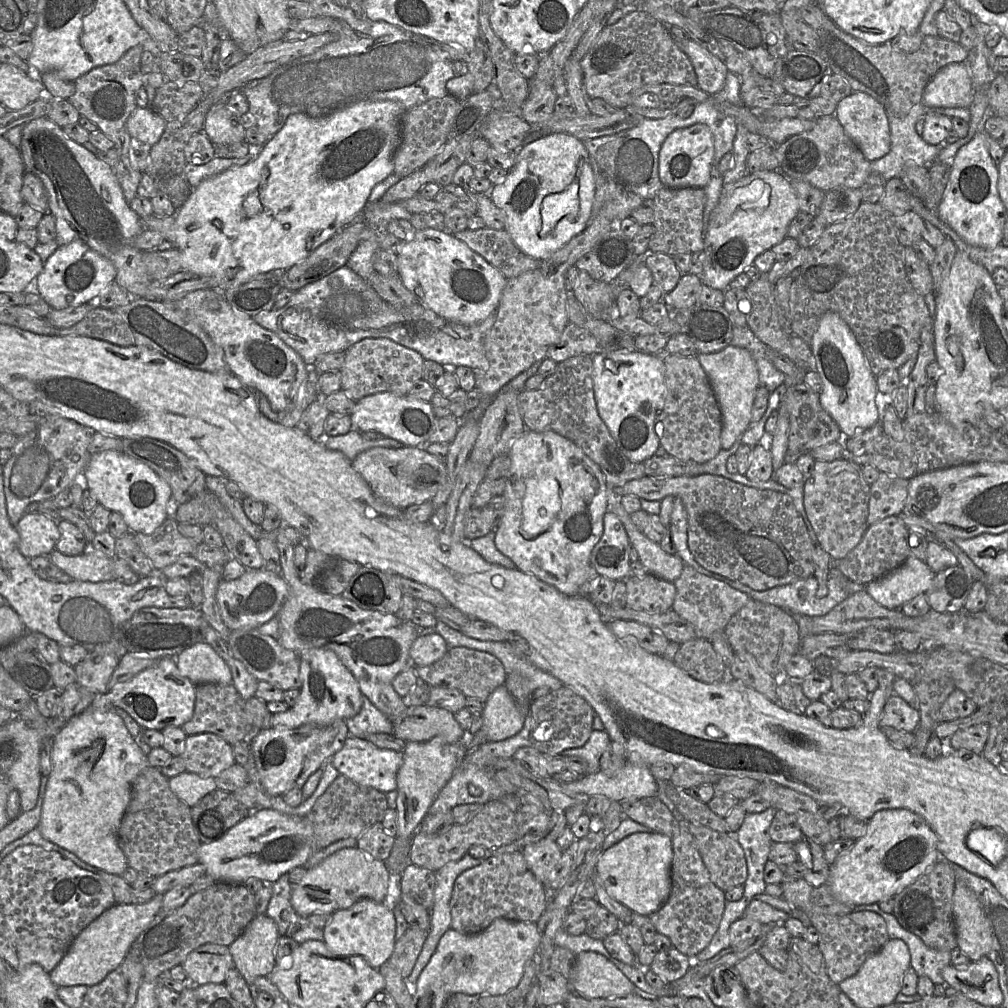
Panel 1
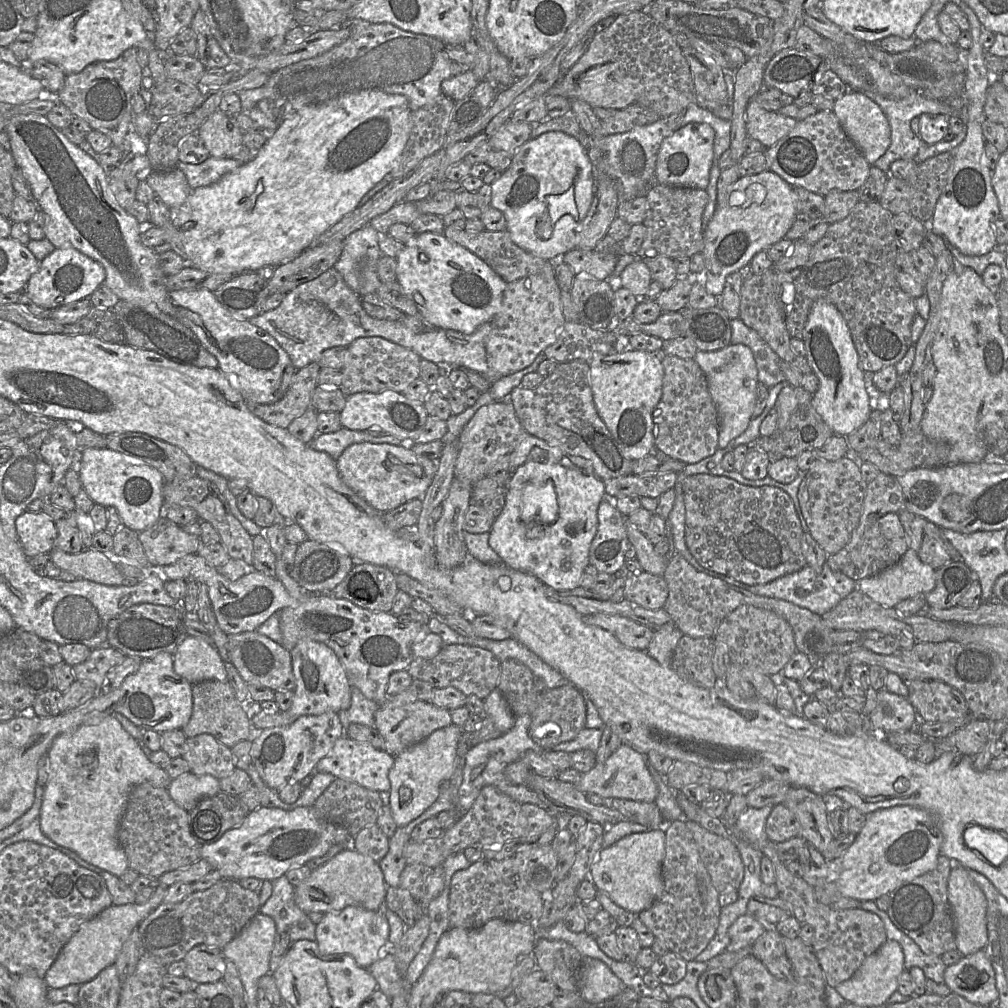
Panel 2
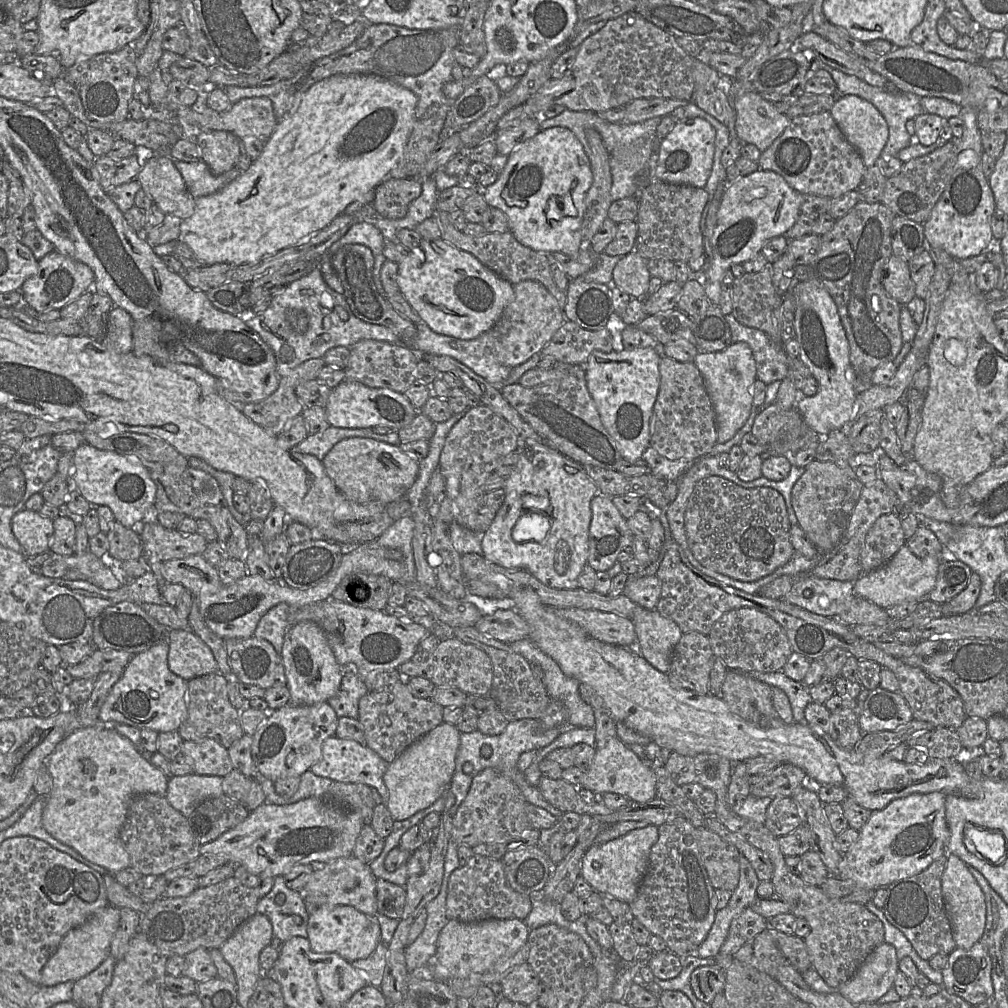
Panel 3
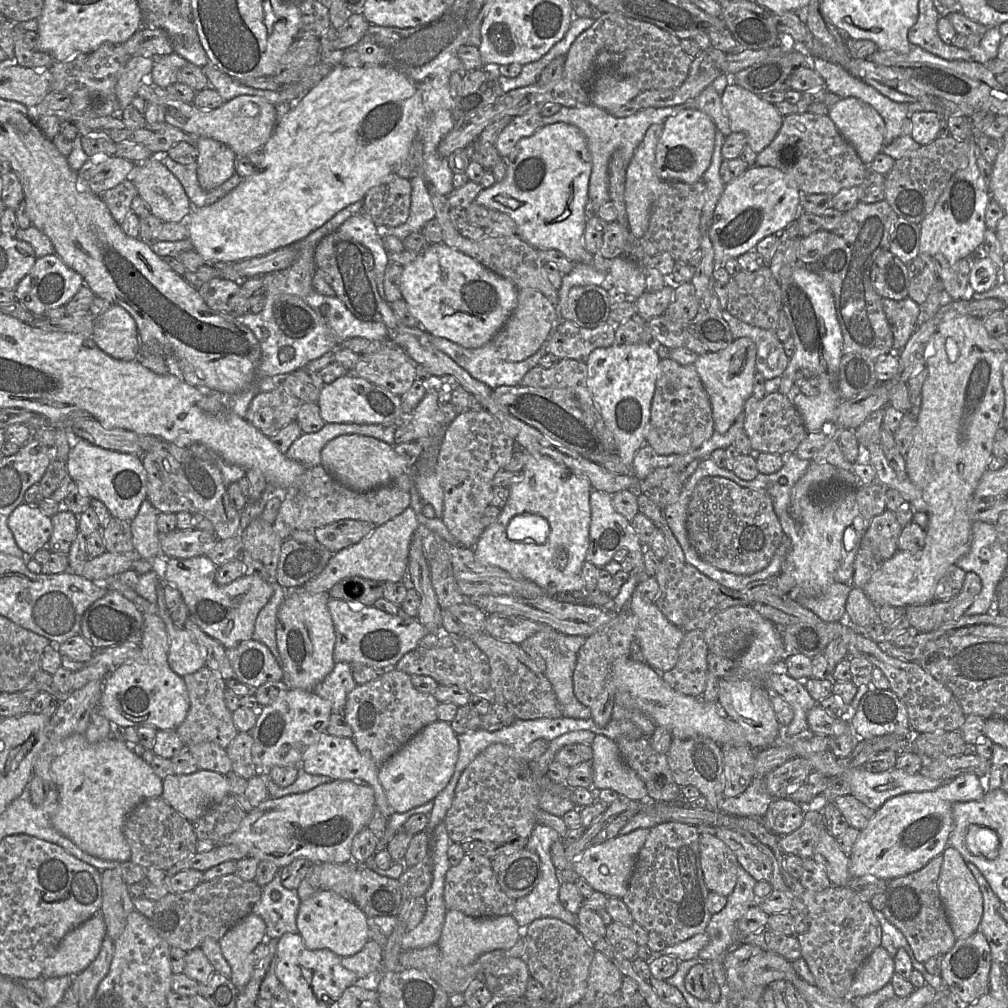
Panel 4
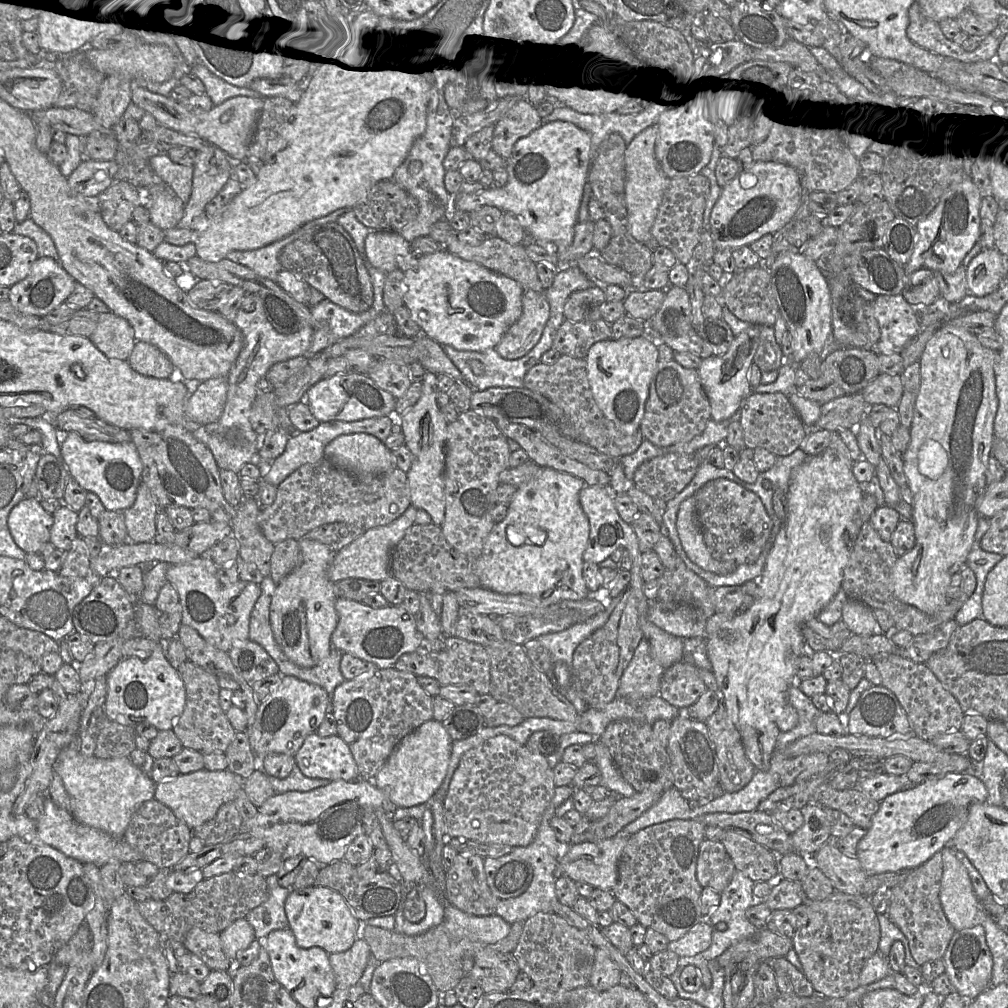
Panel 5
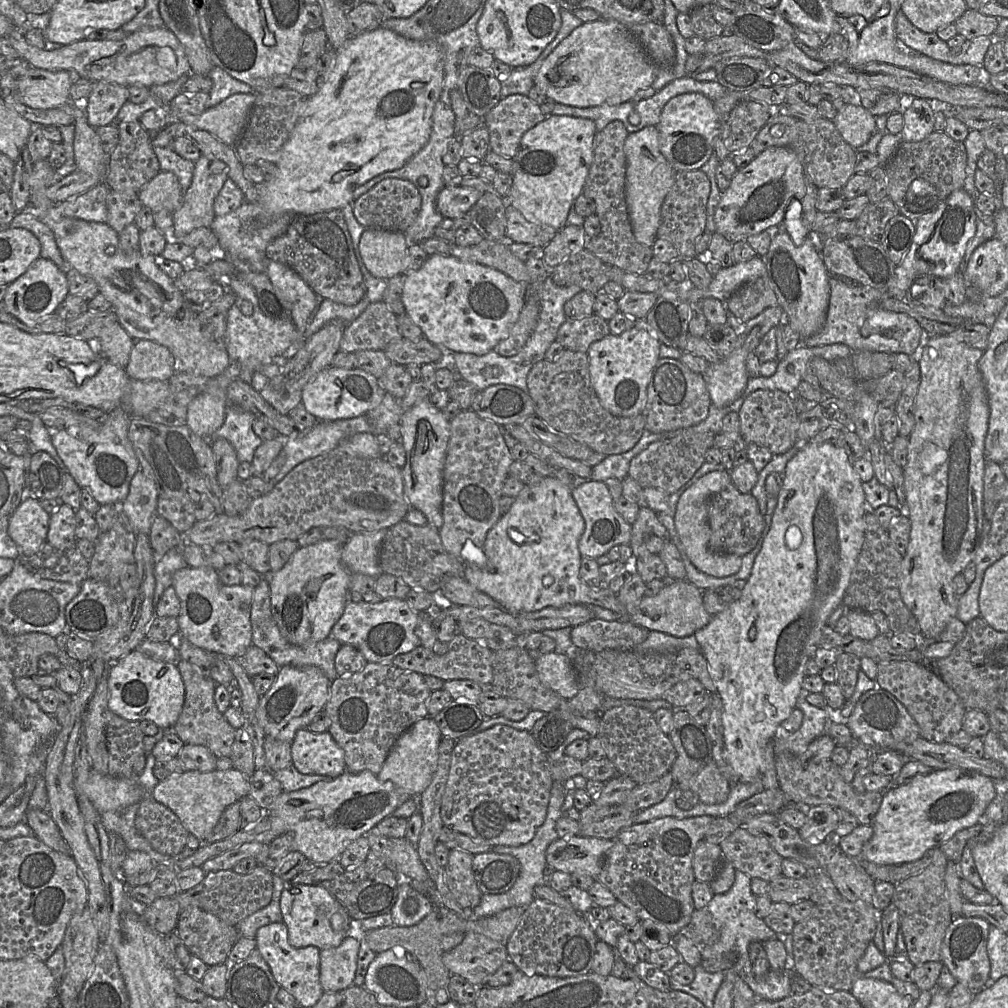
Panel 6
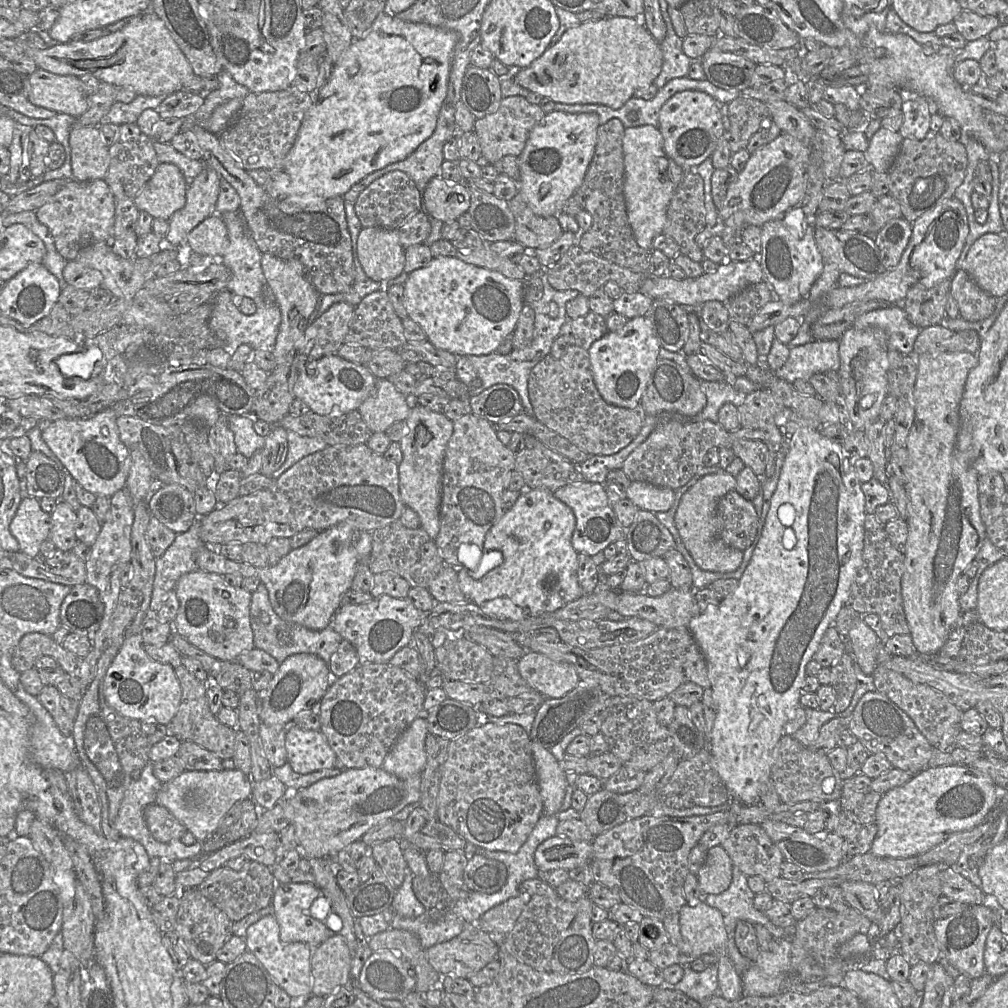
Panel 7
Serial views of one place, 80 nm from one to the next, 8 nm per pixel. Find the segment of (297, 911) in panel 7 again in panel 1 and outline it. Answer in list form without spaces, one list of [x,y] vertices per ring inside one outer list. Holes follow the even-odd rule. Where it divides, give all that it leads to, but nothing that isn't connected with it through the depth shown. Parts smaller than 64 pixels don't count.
[[[363,899],[348,909],[331,914],[330,920],[323,928],[323,942],[327,948],[338,956],[362,956],[368,964],[379,969],[389,961],[394,946],[396,921],[392,910],[383,903]]]

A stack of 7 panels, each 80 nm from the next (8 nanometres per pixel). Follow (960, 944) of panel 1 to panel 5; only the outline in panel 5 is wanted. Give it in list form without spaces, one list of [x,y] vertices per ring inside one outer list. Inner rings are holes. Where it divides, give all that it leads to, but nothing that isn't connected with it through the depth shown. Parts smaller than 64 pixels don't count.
[[[948,845],[942,850],[943,872],[940,901],[945,916],[956,931],[975,926],[980,901],[975,895],[969,874]]]

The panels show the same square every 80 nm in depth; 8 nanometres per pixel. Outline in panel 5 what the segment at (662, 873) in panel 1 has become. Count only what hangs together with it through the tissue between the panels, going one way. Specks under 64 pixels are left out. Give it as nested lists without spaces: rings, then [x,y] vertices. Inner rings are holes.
[[[621,830],[610,839],[566,845],[561,853],[560,873],[573,881],[583,881],[594,888],[612,892],[618,881],[618,863],[628,838]]]

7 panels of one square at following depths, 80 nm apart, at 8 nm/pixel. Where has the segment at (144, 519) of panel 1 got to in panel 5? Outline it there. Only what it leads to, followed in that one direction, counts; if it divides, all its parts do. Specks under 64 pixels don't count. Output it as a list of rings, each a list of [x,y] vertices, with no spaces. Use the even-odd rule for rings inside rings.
[[[68,432],[60,445],[61,456],[70,476],[86,492],[94,493],[106,510],[125,511],[135,501],[142,480],[142,462],[132,441],[109,443],[86,442],[75,432]]]

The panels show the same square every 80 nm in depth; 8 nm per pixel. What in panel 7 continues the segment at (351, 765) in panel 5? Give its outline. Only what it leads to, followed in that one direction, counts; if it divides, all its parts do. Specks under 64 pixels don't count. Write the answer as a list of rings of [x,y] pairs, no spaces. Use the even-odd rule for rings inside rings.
[[[291,724],[286,729],[287,762],[299,774],[331,769],[337,756],[321,731],[303,730]]]

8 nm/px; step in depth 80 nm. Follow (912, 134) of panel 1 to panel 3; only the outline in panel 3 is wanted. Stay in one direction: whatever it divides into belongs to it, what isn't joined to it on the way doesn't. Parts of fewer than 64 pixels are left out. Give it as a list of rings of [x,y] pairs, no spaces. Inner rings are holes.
[[[824,64],[823,70],[827,71],[832,76],[837,86],[838,95],[858,96],[874,105],[884,117],[888,125],[889,136],[880,155],[882,159],[897,157],[899,151],[908,147],[913,141],[915,141],[915,138],[911,136],[906,129],[906,122],[910,119],[915,119],[921,114],[927,113],[921,104],[920,96],[913,93],[882,90],[858,79],[855,76],[850,76],[840,70],[836,70],[827,64]]]

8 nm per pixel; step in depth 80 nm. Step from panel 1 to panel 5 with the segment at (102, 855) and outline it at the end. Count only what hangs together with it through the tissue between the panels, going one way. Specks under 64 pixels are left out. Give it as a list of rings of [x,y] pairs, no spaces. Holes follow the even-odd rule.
[[[77,739],[74,745],[67,746],[61,750],[54,764],[54,771],[61,777],[64,787],[70,797],[71,810],[70,813],[73,818],[80,824],[84,824],[86,826],[102,830],[109,835],[113,836],[117,839],[124,839],[125,832],[130,823],[130,820],[133,814],[137,811],[137,809],[146,801],[154,798],[156,783],[149,777],[141,767],[135,766],[129,757],[117,757],[117,758],[109,758],[109,759],[101,759],[96,756],[87,757],[80,753],[77,748]]]

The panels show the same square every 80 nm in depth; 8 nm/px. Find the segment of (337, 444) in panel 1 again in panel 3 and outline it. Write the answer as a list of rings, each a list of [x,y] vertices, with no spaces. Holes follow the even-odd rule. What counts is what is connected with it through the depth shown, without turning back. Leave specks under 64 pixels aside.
[[[330,425],[323,432],[308,435],[293,449],[301,454],[313,455],[322,461],[336,443],[350,437],[374,439],[395,446],[401,444],[397,432],[378,434],[371,428],[339,428]]]

